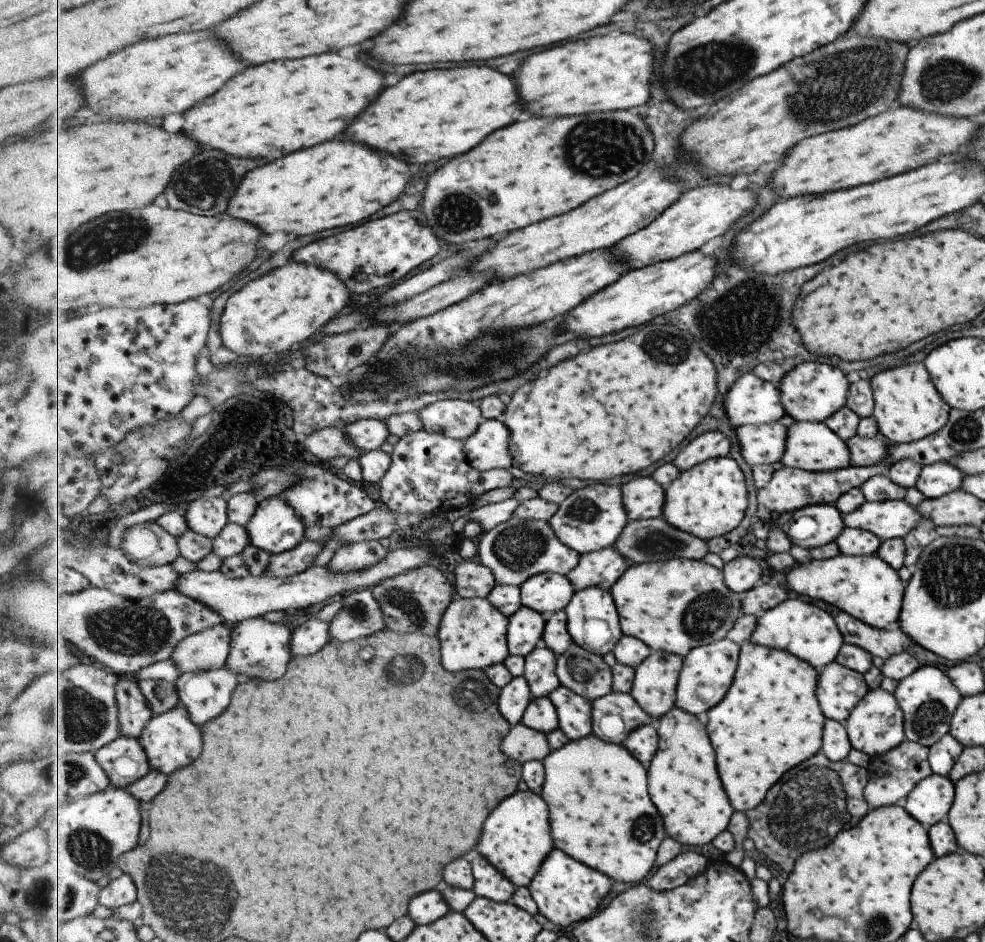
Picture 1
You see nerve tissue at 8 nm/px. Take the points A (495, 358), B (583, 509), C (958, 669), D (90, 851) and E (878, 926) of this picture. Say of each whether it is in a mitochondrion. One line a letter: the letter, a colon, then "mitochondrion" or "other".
A: mitochondrion
B: mitochondrion
C: other
D: mitochondrion
E: mitochondrion

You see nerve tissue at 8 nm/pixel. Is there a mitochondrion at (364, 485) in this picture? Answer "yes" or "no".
no

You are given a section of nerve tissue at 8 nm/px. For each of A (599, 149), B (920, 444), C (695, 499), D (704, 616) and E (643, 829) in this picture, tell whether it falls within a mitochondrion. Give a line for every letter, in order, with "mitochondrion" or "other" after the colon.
A: mitochondrion
B: other
C: other
D: mitochondrion
E: mitochondrion

